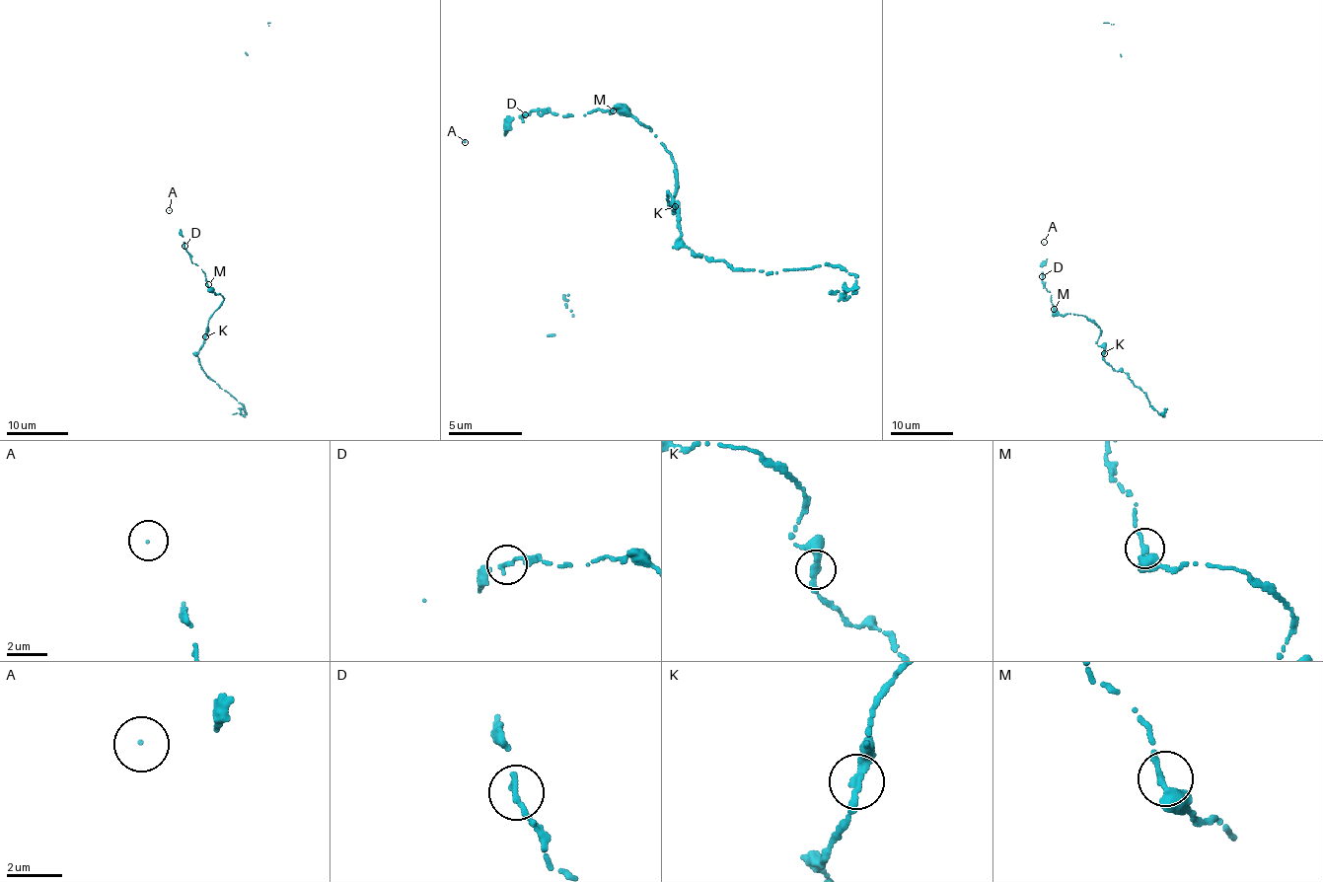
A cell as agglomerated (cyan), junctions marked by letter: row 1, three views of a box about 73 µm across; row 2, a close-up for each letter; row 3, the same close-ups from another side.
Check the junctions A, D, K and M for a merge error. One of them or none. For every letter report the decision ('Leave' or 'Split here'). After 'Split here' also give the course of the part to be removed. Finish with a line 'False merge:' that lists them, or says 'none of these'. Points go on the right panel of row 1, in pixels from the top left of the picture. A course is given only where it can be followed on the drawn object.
A: Leave
D: Leave
K: Leave
M: Leave
False merge: none of these

